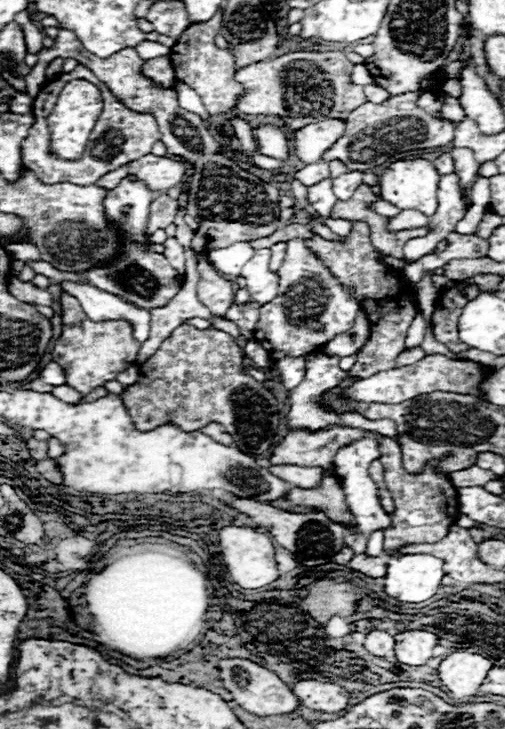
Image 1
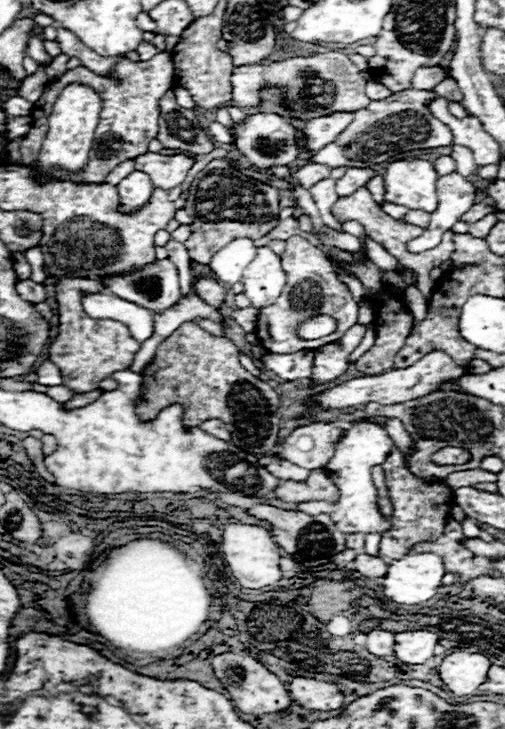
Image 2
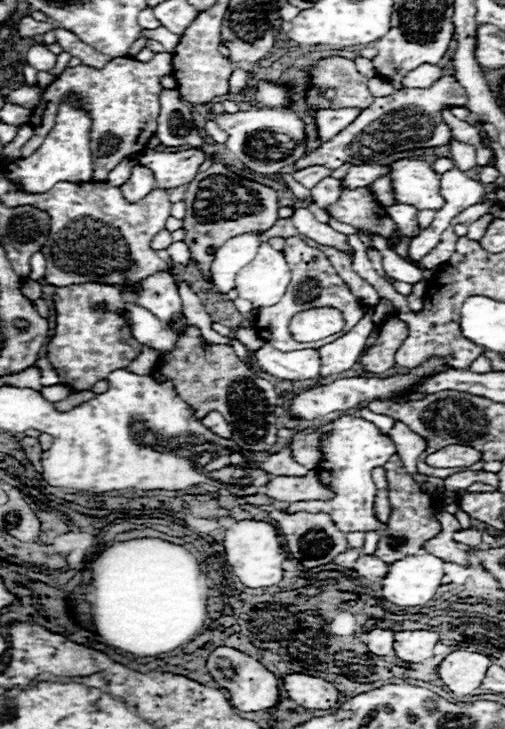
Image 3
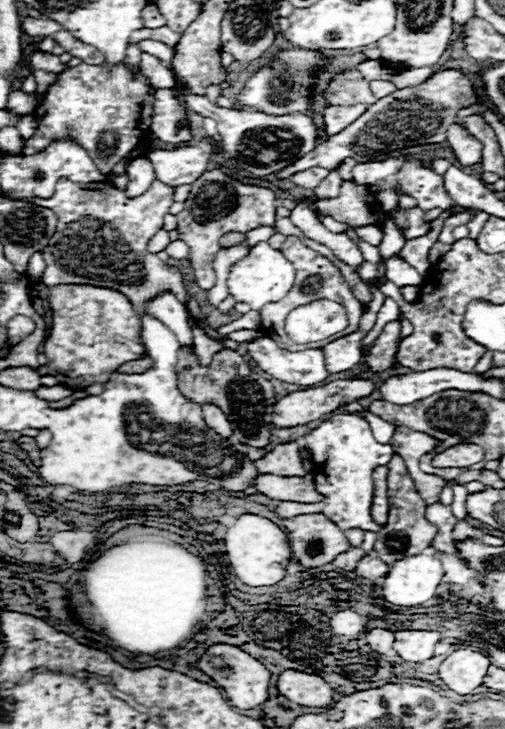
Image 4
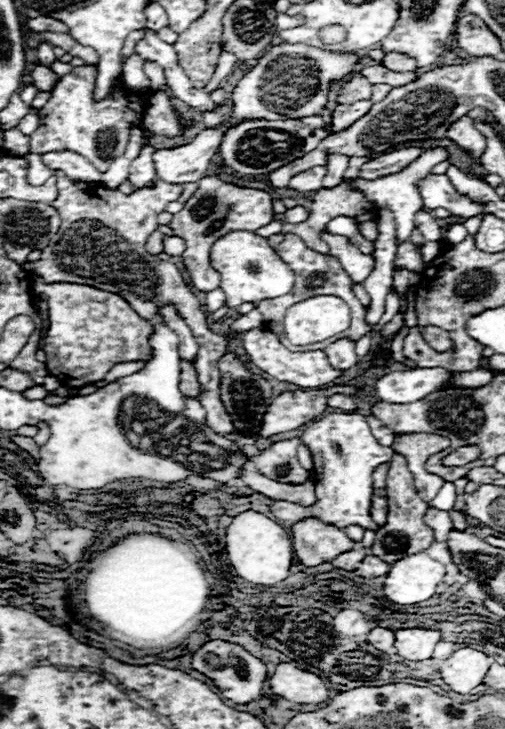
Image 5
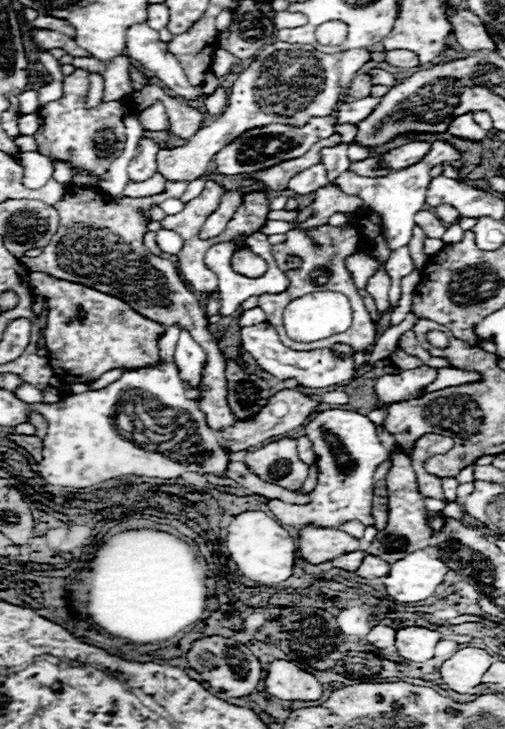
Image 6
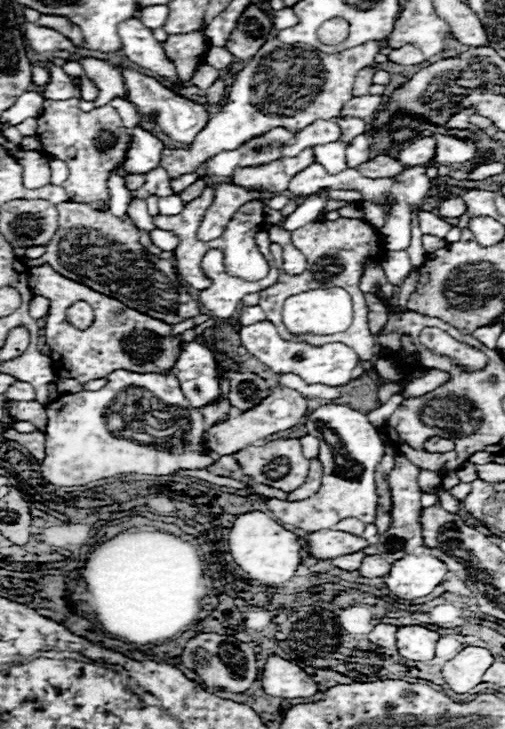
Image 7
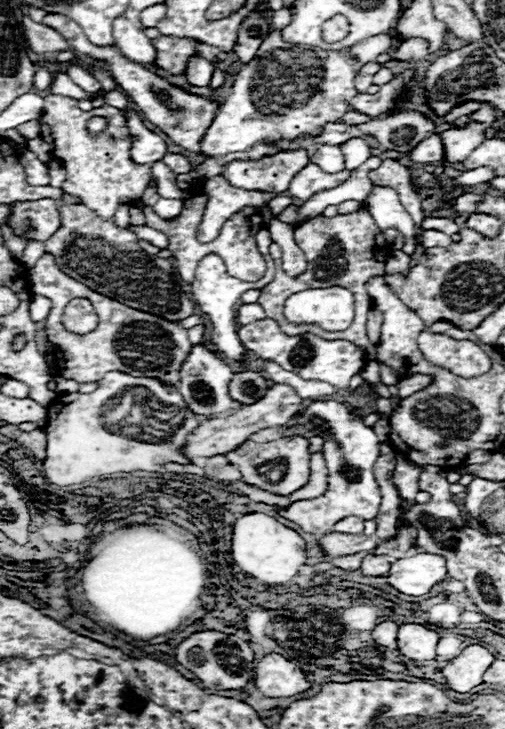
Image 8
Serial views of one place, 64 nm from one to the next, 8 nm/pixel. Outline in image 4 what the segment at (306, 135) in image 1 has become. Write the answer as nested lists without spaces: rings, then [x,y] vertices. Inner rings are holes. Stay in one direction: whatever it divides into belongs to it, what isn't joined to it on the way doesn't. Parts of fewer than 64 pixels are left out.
[[[354,104],[354,106],[328,106],[324,110],[324,124],[326,134],[338,134],[346,126],[350,126],[356,118],[360,118],[368,110],[366,104]]]

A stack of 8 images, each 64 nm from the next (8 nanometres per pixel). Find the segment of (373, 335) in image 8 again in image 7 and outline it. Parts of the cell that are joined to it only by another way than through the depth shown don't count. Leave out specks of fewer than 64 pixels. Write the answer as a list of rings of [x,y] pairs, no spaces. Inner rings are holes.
[[[366,294],[366,302],[368,302],[368,324],[370,324],[370,332],[374,336],[378,336],[378,332],[382,330],[384,322],[386,322],[386,308],[380,304],[380,300],[372,294]]]

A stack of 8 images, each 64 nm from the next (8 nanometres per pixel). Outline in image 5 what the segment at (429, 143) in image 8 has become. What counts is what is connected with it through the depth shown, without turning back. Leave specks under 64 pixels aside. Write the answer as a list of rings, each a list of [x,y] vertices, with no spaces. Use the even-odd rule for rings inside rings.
[[[414,146],[382,154],[382,156],[374,158],[372,162],[364,164],[360,176],[366,178],[366,180],[374,180],[374,178],[380,178],[380,176],[396,174],[396,172],[404,170],[408,164],[412,164],[420,154],[422,154],[422,148],[414,148]]]

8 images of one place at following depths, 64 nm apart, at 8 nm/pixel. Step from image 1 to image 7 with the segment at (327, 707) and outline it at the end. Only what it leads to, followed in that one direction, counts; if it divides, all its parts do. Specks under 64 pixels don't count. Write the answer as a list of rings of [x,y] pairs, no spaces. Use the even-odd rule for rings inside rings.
[[[270,656],[260,670],[262,690],[274,698],[308,698],[318,692],[312,678],[294,662]]]

